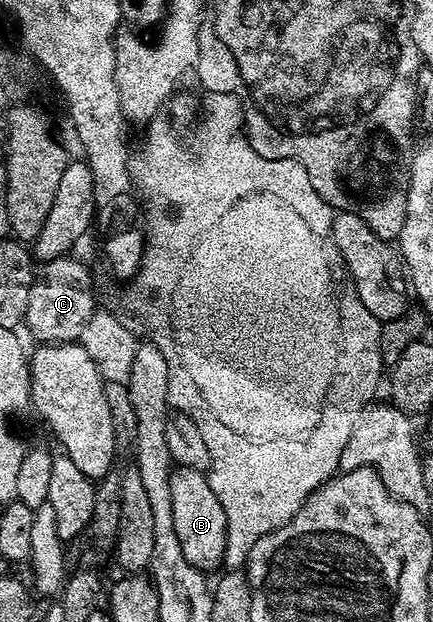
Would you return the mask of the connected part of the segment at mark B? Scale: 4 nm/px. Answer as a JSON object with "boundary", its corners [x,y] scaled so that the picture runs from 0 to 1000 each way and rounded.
{"boundary":[[[406,751],[390,764],[393,814],[400,817],[402,855],[411,860],[420,887],[448,912],[483,918],[517,900],[522,879],[522,822],[503,809],[492,775],[471,768],[457,754]]]}

